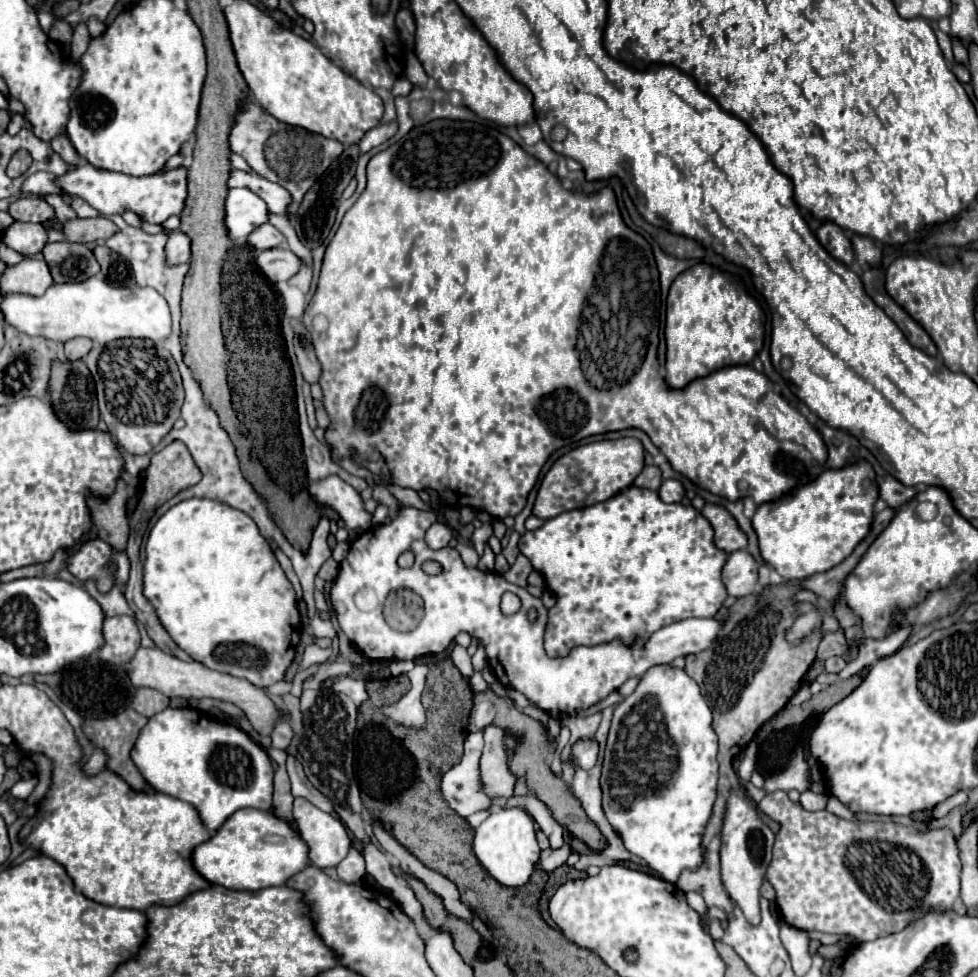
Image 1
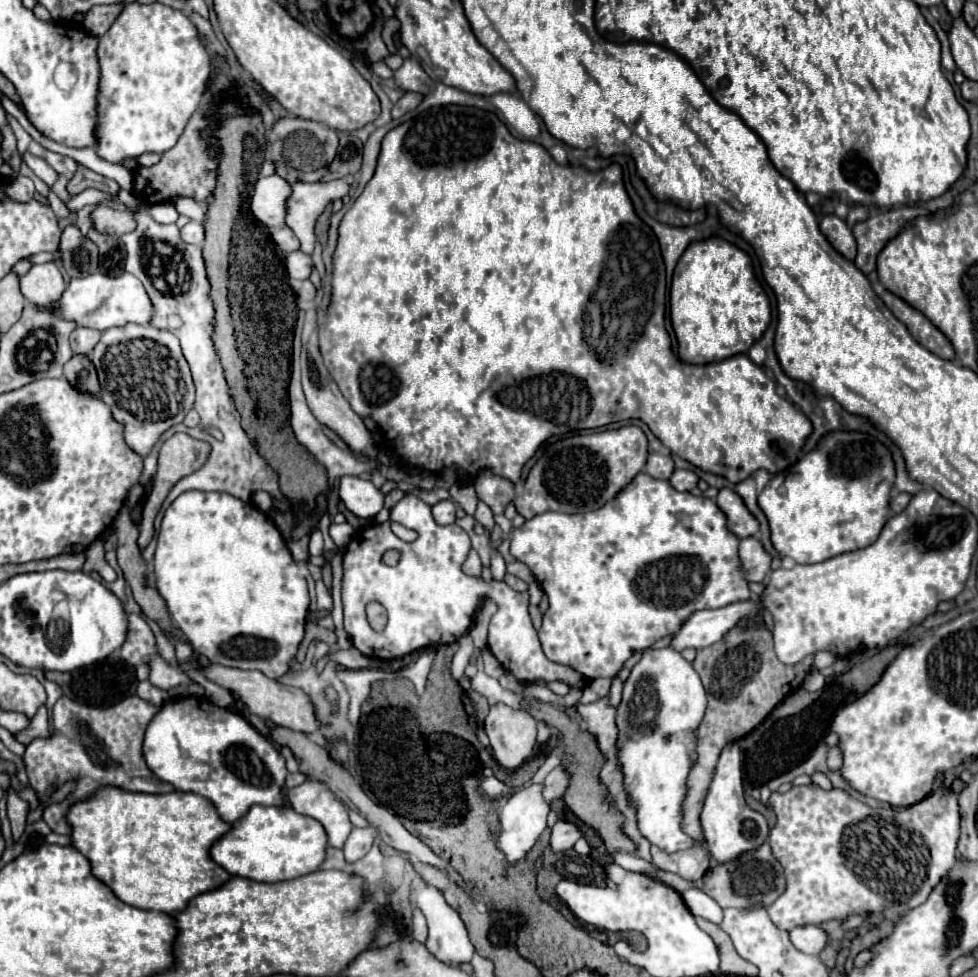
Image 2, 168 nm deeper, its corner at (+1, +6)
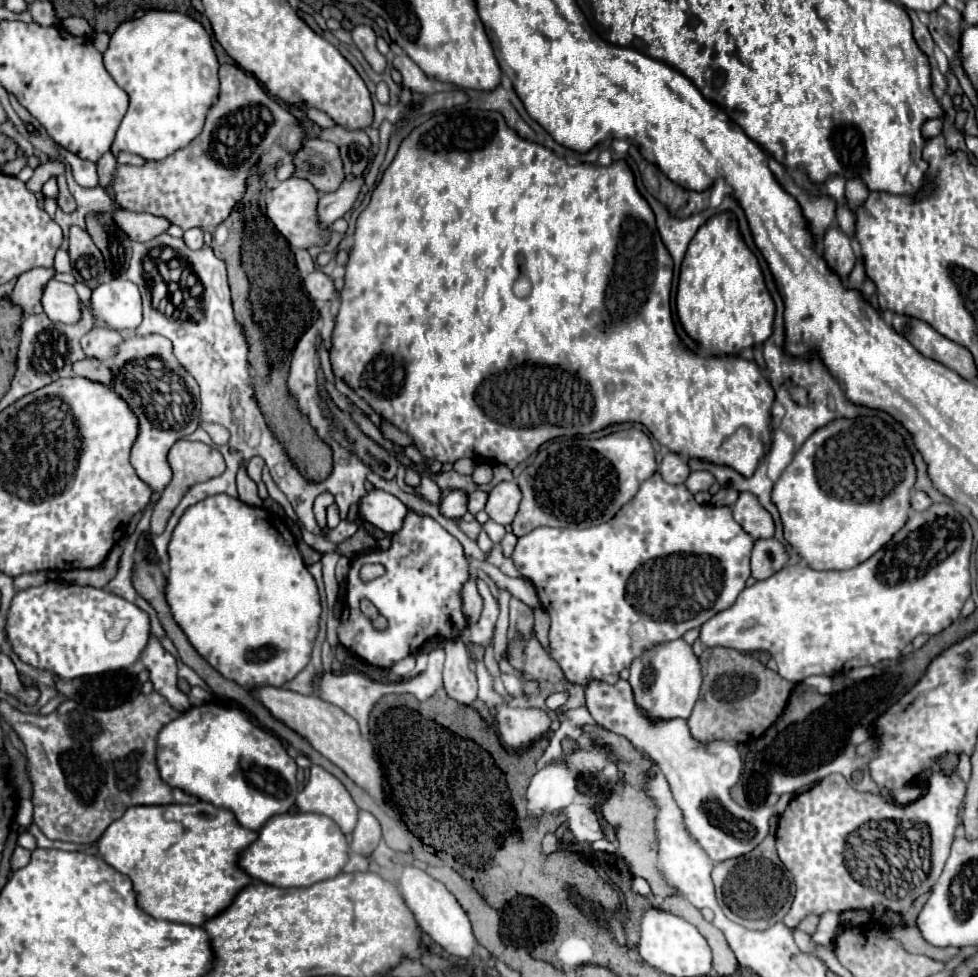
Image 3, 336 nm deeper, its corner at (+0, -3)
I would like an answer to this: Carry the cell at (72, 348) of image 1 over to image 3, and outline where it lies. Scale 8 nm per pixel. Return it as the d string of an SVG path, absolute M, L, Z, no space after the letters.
M94 327L90 333L86 333L80 341L82 351L90 359L110 359L116 353L116 345L122 341L120 333L104 329L104 327Z

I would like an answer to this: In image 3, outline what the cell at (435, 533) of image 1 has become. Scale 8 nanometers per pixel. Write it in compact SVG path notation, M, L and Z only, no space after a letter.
M452 491L444 497L444 501L440 503L440 513L448 519L462 519L462 515L466 513L466 493L464 491Z

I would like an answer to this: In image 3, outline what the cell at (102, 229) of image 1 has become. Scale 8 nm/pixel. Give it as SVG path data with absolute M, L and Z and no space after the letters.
M118 207L112 213L114 223L118 223L118 227L122 227L122 231L132 239L132 241L150 241L156 235L164 233L170 225L168 219L164 217L156 217L150 213L136 213L136 211L126 211L122 207Z

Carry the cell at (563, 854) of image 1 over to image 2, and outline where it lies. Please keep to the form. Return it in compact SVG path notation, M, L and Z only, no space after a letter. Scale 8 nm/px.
M559 818L553 826L553 834L551 834L551 848L555 852L565 852L569 848L573 848L573 844L581 838L581 830L575 822L569 822L569 820L563 820Z

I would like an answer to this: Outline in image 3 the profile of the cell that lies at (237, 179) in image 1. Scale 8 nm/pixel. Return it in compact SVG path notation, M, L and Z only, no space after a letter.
M356 177L354 181L344 179L336 191L320 193L318 223L322 223L322 227L330 227L336 219L340 219L346 211L350 211L360 193L360 185L362 185L360 177Z

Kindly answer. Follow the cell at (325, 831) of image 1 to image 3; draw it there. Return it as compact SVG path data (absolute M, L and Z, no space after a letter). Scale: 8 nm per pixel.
M318 765L310 767L308 783L298 793L296 807L302 813L318 813L334 819L346 837L356 827L358 807L354 805L350 793L334 775Z

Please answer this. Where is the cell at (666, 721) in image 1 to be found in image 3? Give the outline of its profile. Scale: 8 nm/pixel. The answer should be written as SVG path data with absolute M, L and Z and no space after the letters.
M676 639L664 645L656 645L646 651L638 663L630 667L630 685L634 691L634 701L650 719L688 719L694 703L700 695L700 663L692 653L692 647L684 639Z

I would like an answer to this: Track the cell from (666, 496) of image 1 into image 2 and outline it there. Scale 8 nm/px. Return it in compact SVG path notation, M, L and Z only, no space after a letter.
M675 470L673 478L669 482L671 482L671 486L675 490L685 492L685 490L693 490L697 486L697 480L699 478L697 478L697 474L693 470Z

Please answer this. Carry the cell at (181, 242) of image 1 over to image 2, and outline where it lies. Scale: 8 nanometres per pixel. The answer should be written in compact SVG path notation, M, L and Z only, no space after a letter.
M187 222L183 228L181 228L181 238L183 242L187 244L203 244L203 238L205 238L205 228L203 224L199 222Z

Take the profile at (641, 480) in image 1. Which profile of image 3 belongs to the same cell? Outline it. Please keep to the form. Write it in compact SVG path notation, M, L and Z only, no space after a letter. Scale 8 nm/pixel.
M668 453L660 467L658 467L658 473L662 475L662 479L666 479L666 483L684 483L686 477L690 475L690 469L688 469L688 461L676 453Z

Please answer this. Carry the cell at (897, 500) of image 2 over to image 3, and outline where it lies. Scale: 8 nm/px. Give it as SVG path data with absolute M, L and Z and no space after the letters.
M912 491L912 495L910 495L910 505L912 505L914 511L924 511L924 509L928 509L928 507L932 505L932 501L928 499L926 493L922 493L922 491Z

